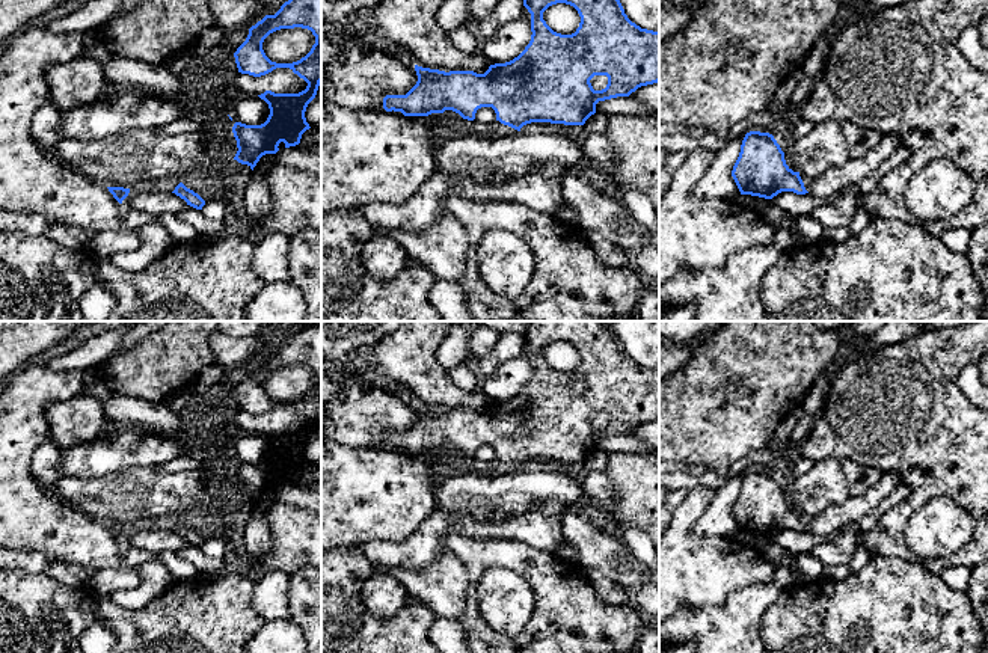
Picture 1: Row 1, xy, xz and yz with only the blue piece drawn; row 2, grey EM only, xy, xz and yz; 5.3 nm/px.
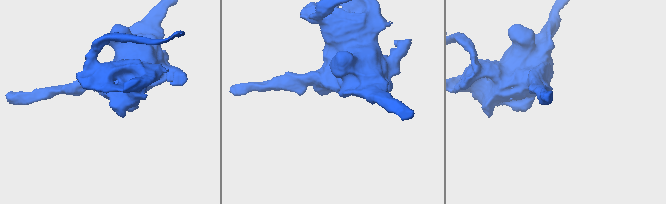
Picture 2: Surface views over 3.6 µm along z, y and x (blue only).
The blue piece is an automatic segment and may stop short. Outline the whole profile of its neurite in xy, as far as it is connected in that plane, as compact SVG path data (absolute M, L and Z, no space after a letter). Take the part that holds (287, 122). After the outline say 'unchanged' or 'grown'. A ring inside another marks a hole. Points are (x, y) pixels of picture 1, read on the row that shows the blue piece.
M288 0L275 15L265 15L249 29L246 41L234 53L238 72L261 77L276 68L290 68L303 78L308 86L299 94L275 94L265 90L258 95L268 104L270 115L261 125L235 122L232 127L237 140L234 160L247 164L252 170L265 154L276 154L279 143L285 148L300 143L302 134L309 130L305 112L315 98L321 83L321 0ZM302 27L312 32L315 44L311 51L297 62L272 62L264 50L264 39L281 29Z; unchanged

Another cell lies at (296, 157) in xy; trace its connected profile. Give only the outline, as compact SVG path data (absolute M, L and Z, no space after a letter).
M300 145L279 149L276 163L306 173L321 175L321 152L311 152Z

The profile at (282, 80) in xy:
M276 68L261 77L238 72L229 95L258 97L265 90L275 94L299 94L305 90L306 86L308 83L294 74L293 69Z

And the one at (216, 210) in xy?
M211 199L202 207L202 214L211 220L225 220L228 216L226 205L219 199Z

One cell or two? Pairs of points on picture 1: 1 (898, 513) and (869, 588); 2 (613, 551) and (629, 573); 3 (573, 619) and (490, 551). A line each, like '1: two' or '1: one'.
1: two
2: one
3: one

